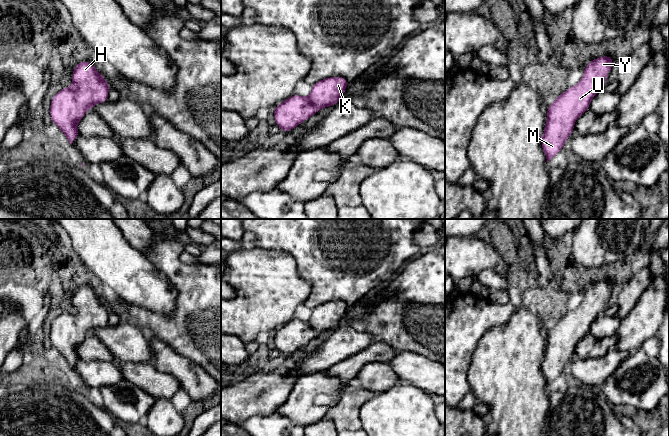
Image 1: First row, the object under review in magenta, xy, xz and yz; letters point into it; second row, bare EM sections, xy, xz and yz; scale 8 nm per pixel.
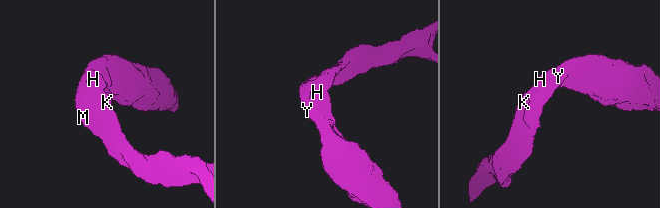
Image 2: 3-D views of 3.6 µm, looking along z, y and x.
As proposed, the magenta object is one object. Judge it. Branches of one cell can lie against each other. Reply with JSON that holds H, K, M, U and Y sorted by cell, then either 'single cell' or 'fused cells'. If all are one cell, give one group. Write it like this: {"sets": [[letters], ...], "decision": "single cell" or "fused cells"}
{"sets": [["H", "K", "M", "U", "Y"]], "decision": "single cell"}

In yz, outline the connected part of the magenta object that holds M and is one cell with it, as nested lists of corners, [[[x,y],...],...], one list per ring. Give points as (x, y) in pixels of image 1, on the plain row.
[[[601,280],[590,285],[584,292],[582,303],[548,330],[541,364],[547,387],[564,372],[565,365],[574,354],[575,345],[589,333],[591,324],[603,313],[613,286],[612,280]]]

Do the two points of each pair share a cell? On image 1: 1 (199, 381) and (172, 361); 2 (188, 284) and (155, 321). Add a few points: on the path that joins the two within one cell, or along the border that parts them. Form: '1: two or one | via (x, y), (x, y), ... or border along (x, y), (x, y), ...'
1: one | via (192, 377), (179, 366)
2: one | via (188, 298), (188, 307), (172, 323), (169, 323)

